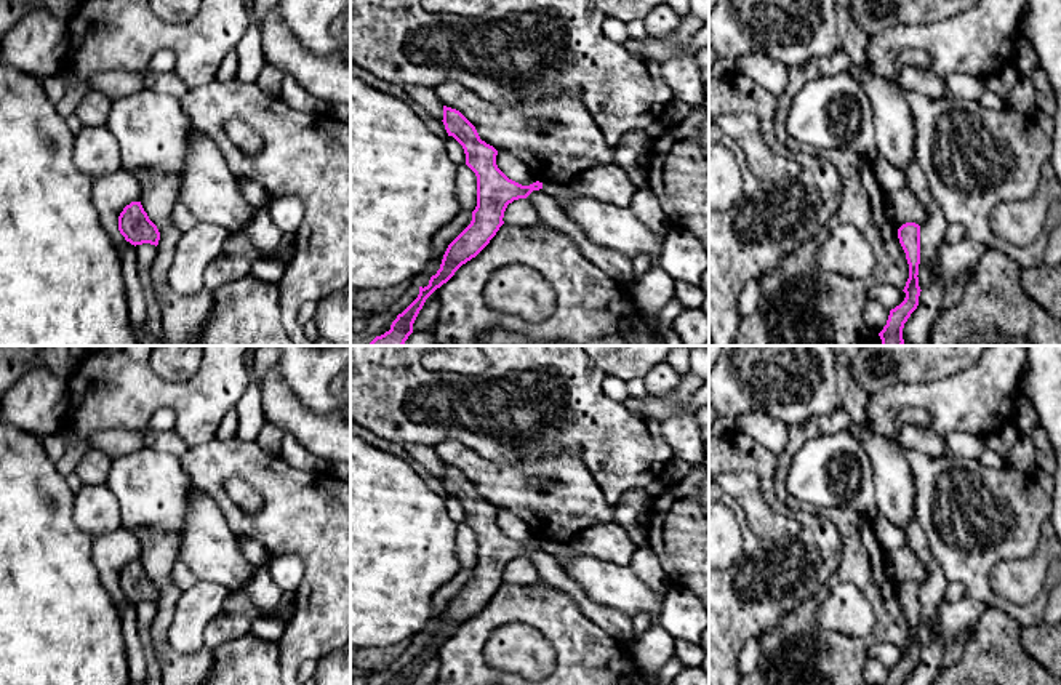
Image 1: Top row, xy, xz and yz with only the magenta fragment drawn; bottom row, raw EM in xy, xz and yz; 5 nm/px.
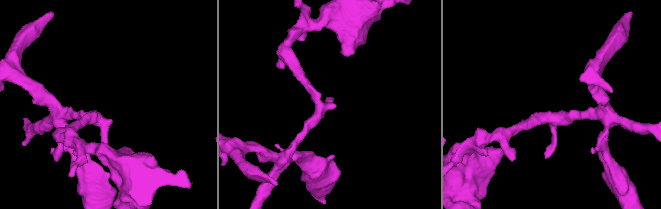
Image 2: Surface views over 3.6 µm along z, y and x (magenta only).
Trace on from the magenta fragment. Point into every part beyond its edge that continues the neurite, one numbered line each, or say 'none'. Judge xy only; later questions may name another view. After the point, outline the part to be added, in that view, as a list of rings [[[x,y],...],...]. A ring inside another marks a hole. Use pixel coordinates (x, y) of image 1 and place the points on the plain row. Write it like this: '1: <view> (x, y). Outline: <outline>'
none

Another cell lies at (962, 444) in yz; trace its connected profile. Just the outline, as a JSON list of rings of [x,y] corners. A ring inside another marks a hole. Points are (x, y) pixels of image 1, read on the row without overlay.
[[[954,431],[943,437],[947,453],[960,458],[978,459],[987,448],[986,439],[965,431]]]

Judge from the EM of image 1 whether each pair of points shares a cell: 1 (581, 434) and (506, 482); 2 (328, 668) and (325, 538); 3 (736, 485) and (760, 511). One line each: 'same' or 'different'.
1: different
2: different
3: same

